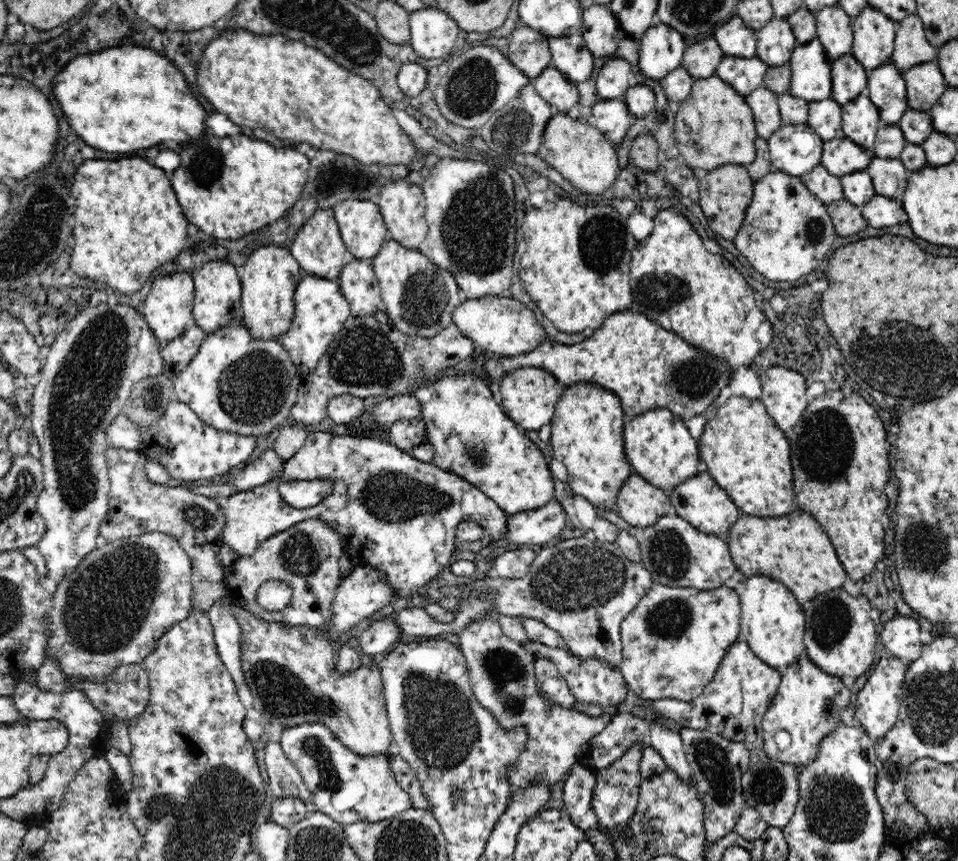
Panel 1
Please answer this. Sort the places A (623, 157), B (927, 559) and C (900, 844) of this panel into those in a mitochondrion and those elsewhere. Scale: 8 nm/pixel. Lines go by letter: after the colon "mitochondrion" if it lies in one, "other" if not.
A: other
B: mitochondrion
C: other

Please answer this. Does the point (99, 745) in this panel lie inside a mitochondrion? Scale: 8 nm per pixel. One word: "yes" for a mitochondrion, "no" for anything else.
no

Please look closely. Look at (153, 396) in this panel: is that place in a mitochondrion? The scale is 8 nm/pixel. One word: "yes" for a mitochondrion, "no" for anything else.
yes

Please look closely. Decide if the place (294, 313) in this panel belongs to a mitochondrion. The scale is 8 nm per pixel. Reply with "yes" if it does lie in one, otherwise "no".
no

